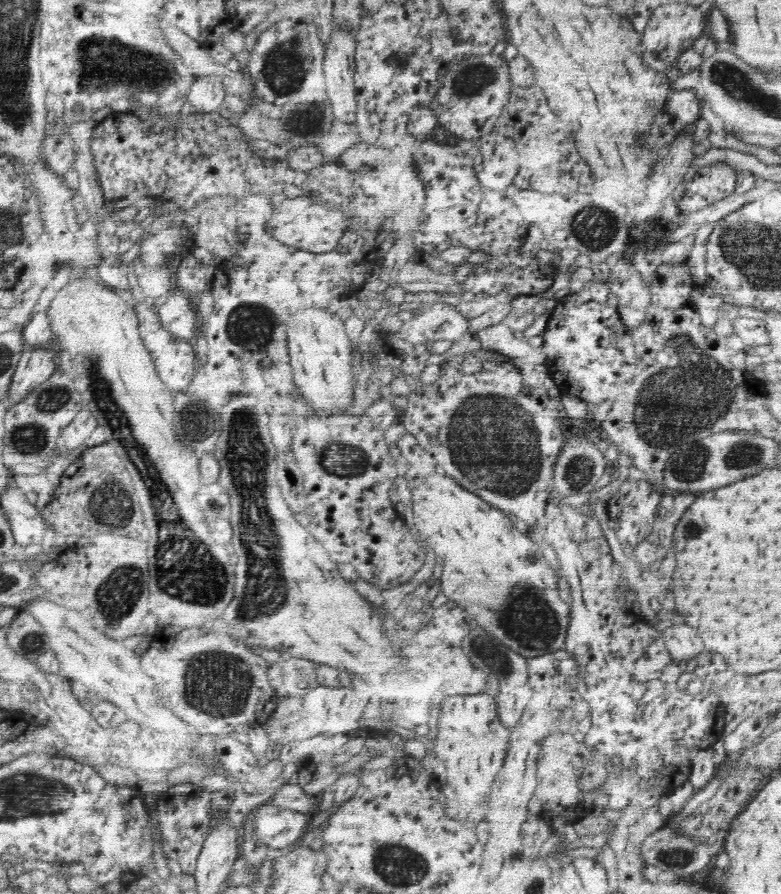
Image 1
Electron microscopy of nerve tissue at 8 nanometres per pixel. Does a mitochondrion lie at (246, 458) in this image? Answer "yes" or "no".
yes

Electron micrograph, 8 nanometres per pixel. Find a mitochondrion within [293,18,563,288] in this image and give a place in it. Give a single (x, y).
(472, 81)

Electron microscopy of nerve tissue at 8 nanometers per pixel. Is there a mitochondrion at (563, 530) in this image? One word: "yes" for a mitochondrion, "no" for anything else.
no

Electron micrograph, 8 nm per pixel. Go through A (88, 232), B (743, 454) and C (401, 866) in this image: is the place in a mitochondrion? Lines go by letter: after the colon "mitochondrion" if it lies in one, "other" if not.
A: other
B: mitochondrion
C: mitochondrion

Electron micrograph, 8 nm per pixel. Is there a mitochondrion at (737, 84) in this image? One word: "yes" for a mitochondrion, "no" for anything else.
yes

